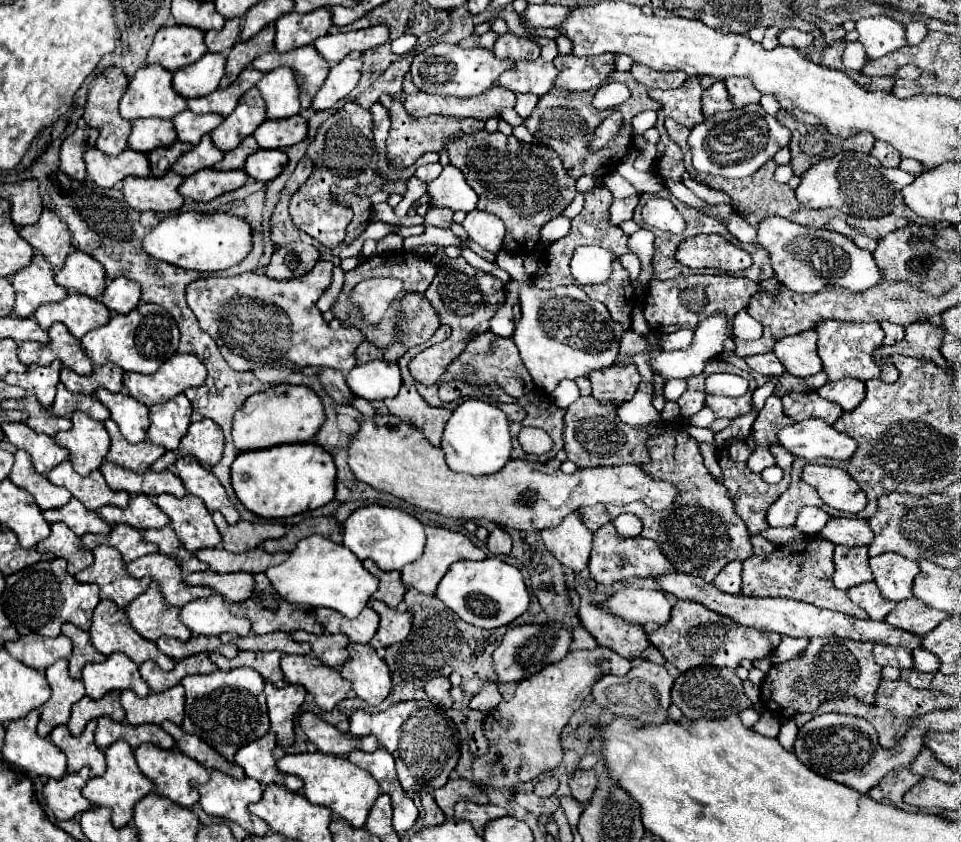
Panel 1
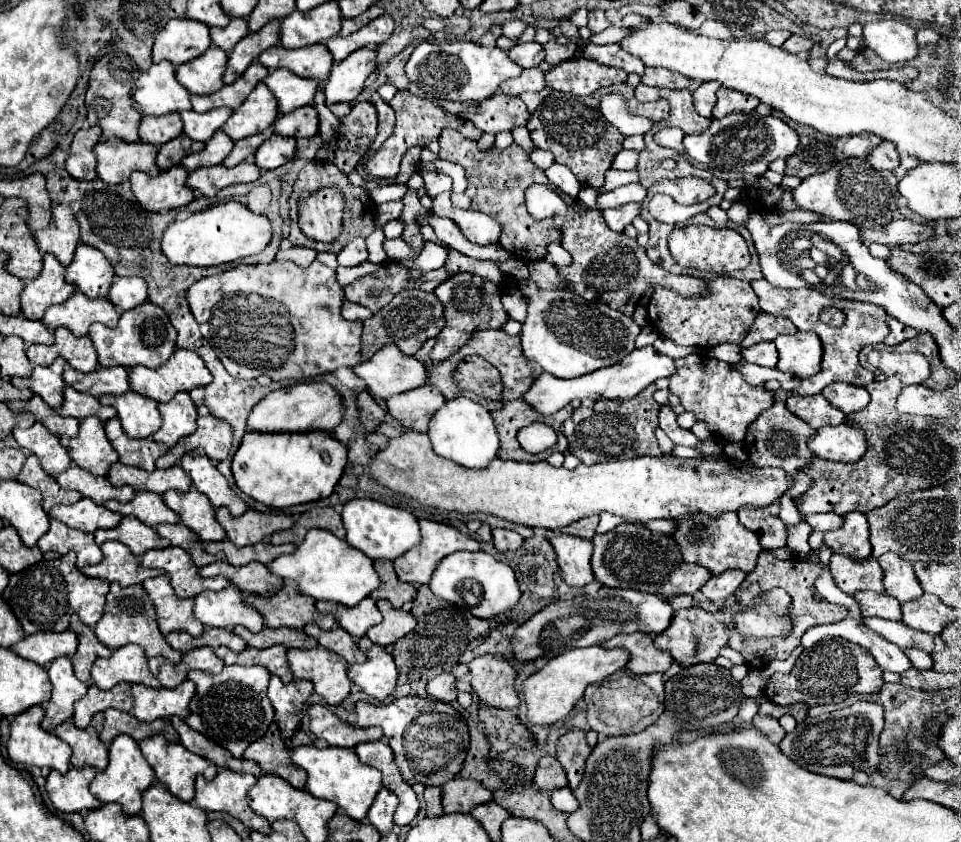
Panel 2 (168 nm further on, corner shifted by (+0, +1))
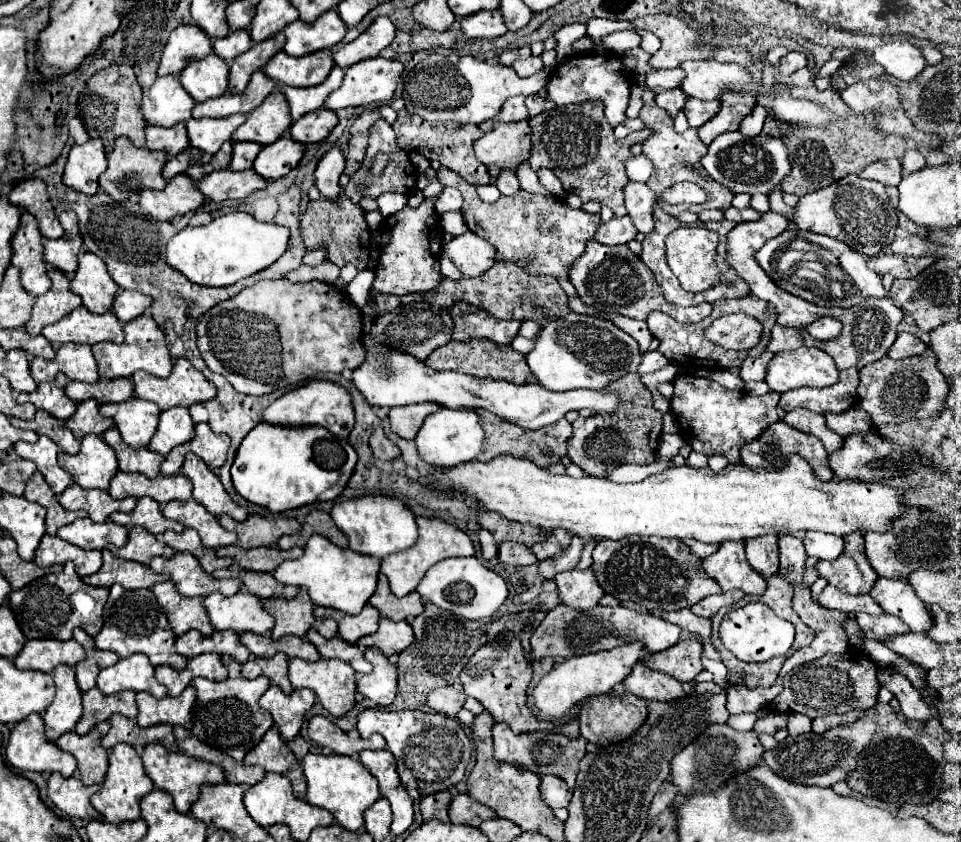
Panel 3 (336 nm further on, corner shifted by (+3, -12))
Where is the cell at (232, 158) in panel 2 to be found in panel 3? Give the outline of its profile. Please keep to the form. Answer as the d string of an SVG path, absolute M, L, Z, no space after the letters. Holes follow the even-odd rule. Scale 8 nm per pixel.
M235 142L233 144L233 160L229 164L231 170L249 170L253 168L253 162L257 154L261 152L261 144L255 142Z

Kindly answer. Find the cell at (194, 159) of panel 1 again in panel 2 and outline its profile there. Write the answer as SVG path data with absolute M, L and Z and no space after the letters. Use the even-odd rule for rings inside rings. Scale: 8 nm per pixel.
M216 131L216 135L212 135L212 139L206 141L206 147L202 151L184 157L180 165L186 167L188 171L194 171L194 169L200 169L200 167L220 165L228 157L232 147L234 147L234 141L226 133Z

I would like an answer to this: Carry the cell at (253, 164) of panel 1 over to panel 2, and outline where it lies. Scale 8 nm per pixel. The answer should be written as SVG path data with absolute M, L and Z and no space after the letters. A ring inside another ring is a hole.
M272 135L256 151L254 163L260 167L260 171L276 169L294 157L294 147L296 147L296 139L288 139L288 137L284 139L284 137Z

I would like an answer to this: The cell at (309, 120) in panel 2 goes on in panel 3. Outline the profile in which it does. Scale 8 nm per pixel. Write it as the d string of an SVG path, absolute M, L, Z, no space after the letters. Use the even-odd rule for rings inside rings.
M319 108L293 122L293 126L289 128L289 136L301 144L321 142L329 136L329 132L337 126L337 122L339 118L335 112L329 112L327 108Z

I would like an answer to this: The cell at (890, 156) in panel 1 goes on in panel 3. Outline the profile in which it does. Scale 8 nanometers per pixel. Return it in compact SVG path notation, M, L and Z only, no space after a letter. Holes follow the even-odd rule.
M877 160L875 164L869 164L861 170L861 178L877 180L885 186L899 186L903 174L901 174L901 162L899 160Z

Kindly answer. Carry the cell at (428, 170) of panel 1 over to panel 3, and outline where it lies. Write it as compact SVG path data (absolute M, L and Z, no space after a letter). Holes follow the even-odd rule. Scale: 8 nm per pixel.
M443 188L443 192L439 194L437 198L437 204L435 204L435 210L439 214L445 214L445 212L459 212L461 210L461 192L457 188Z

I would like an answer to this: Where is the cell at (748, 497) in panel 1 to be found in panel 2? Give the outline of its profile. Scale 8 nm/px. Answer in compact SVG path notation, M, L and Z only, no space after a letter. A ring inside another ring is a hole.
M780 501L768 507L740 507L740 523L760 535L760 545L764 549L776 549L786 545L786 523L778 517Z

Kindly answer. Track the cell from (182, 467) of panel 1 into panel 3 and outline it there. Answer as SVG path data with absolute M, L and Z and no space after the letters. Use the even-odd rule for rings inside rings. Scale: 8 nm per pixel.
M195 454L185 456L183 474L193 482L193 498L199 504L203 504L213 516L229 514L237 522L243 522L249 516L249 510L231 500L231 496L225 492L221 480L219 480L219 476L213 474L199 456L195 456Z

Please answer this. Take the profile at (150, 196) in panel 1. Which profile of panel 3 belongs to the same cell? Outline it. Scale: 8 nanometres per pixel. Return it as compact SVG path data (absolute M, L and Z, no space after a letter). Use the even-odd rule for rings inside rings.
M185 174L169 180L167 188L161 192L143 190L139 200L141 208L155 220L173 220L175 216L195 212L199 206L203 206L203 202L205 196L197 188L197 184Z

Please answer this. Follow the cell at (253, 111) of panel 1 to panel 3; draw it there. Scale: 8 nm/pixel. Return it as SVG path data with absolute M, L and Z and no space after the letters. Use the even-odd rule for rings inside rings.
M275 90L249 114L247 122L235 130L233 142L257 142L267 146L279 140L291 124L293 120L289 116L289 104L283 92Z

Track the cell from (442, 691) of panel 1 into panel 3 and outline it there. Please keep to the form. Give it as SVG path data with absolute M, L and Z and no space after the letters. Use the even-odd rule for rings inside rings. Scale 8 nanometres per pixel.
M443 686L443 688L437 688L429 694L429 708L433 708L435 712L441 712L445 716L451 716L455 718L457 712L463 708L463 702L465 702L465 694L451 688L451 686Z

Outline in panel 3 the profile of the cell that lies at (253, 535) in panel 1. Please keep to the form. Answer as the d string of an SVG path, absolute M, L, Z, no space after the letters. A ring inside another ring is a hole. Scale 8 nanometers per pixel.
M221 514L219 522L225 530L239 536L237 546L241 548L273 546L281 536L297 534L301 530L301 524L295 518L265 518L259 514L249 516L245 522L237 522L231 516Z

